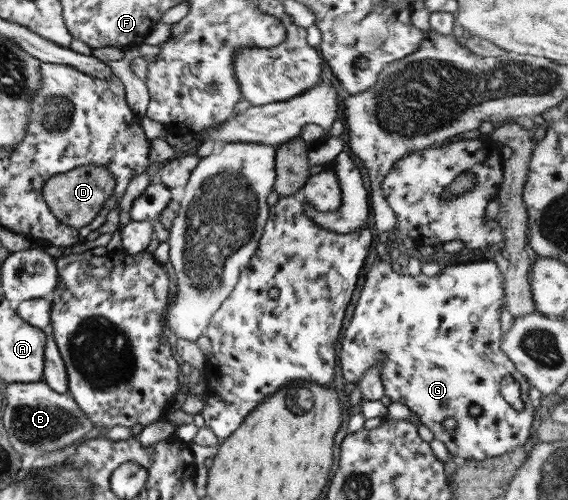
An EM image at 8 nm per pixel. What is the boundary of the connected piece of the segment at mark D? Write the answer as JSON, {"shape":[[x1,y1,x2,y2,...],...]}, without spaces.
{"shape":[[88,164,49,177,43,182,40,198,60,223,78,229,92,225,95,215,103,210,105,202,113,195,113,188,115,177,107,167]]}

